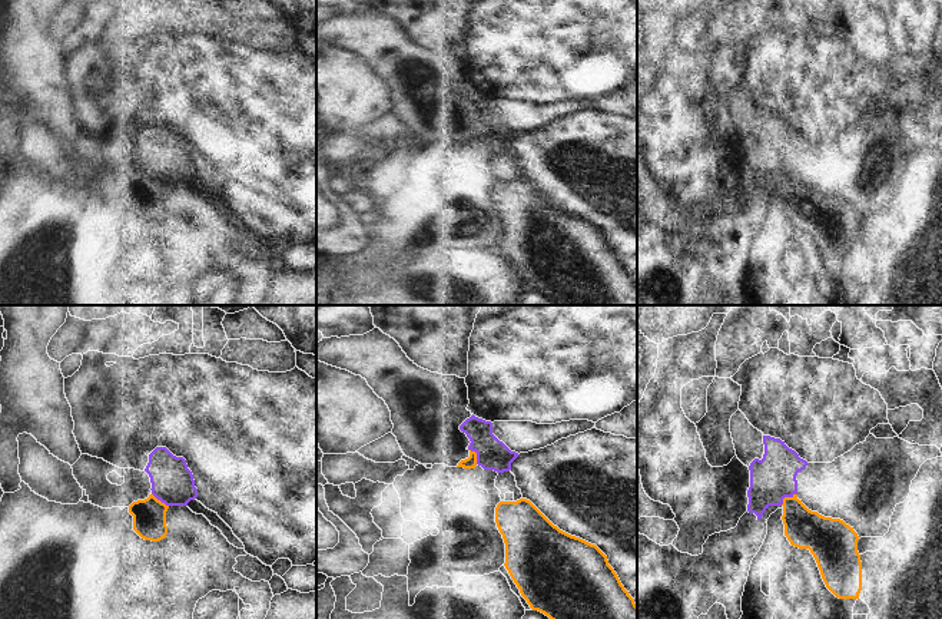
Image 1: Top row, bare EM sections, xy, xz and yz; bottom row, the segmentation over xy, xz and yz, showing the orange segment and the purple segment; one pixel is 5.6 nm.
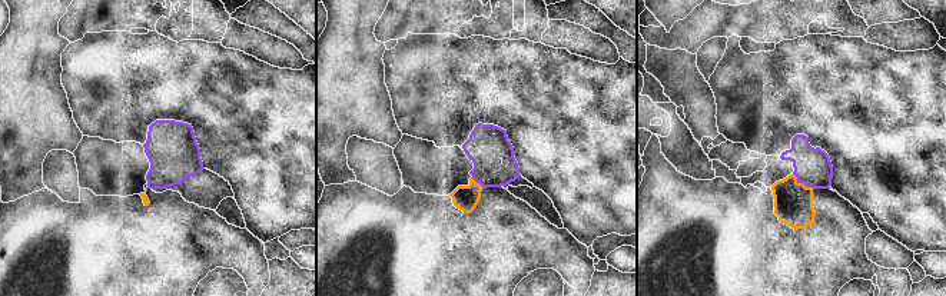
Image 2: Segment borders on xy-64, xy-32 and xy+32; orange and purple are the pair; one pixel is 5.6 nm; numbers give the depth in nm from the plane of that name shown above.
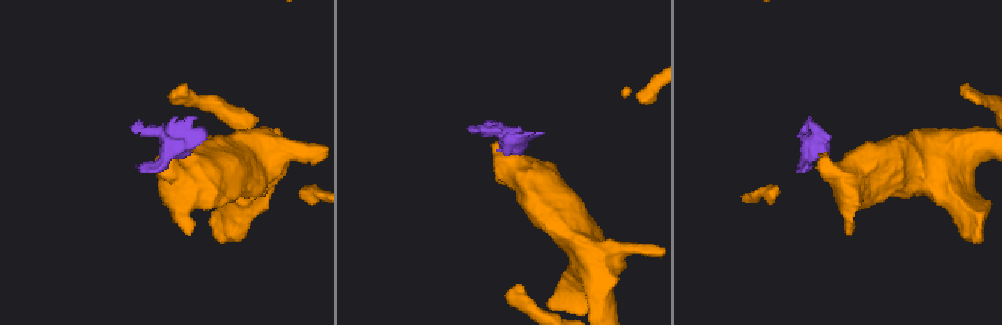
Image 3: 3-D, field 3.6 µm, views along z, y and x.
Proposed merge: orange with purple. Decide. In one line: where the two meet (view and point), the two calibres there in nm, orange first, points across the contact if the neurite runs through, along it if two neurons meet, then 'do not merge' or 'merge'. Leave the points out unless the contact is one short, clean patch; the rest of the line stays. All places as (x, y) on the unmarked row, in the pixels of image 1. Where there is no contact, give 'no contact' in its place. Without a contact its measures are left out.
contact yz (786, 176); calibres 220 and 260 nm; border yz (796, 172), (785, 176), (780, 184); do not merge

